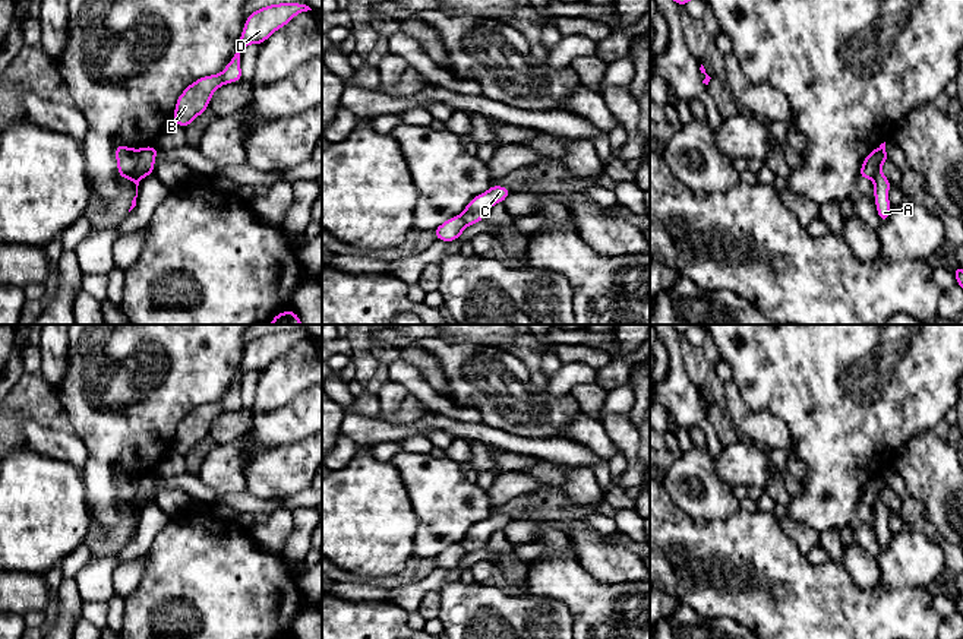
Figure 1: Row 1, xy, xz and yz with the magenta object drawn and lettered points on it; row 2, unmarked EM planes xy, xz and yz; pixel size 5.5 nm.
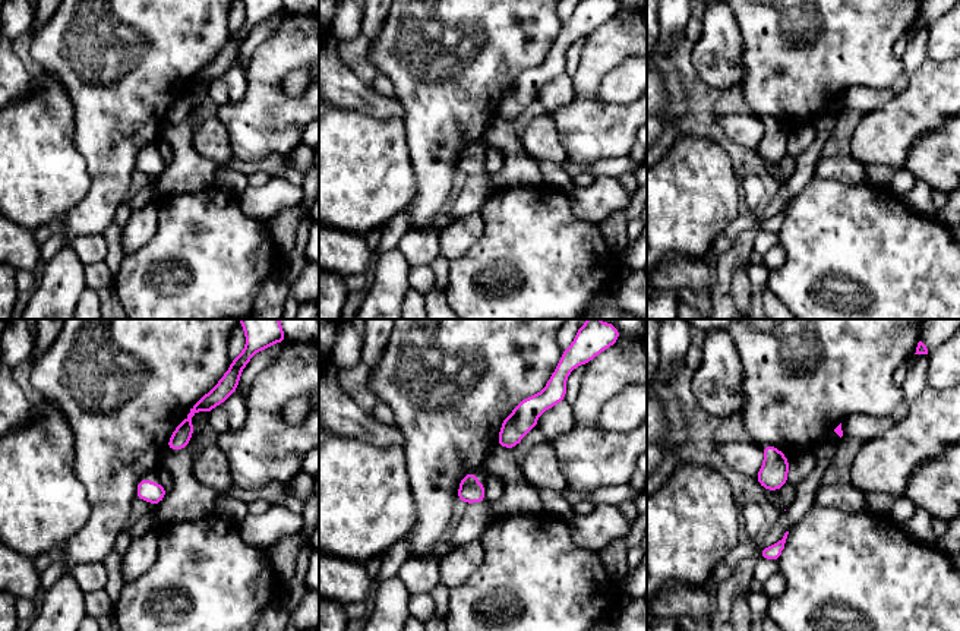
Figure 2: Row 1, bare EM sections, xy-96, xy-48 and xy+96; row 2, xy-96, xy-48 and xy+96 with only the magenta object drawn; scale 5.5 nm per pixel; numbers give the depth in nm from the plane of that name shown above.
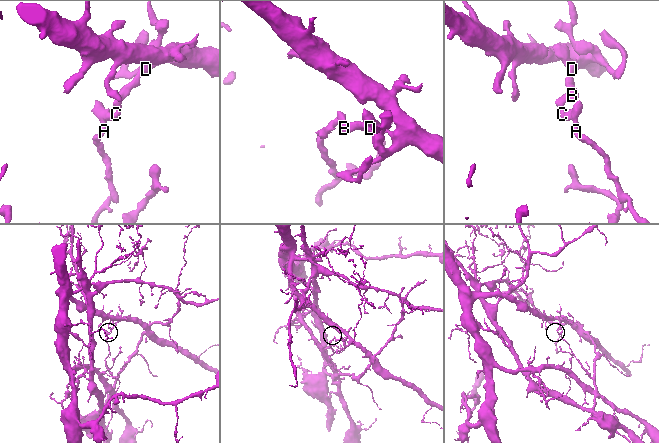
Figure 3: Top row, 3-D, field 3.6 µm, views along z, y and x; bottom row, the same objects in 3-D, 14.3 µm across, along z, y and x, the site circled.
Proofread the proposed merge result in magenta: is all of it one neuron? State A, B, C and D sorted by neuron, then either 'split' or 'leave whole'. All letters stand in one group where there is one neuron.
groups A / B C D; split

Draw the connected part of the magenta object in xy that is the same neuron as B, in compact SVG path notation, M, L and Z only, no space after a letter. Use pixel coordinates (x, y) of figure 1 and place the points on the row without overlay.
M303 330L269 332L250 341L244 349L237 377L220 402L199 405L177 426L173 450L186 456L208 434L212 421L222 412L243 407L240 382L246 373L265 370L275 358L284 355L294 344L312 338Z

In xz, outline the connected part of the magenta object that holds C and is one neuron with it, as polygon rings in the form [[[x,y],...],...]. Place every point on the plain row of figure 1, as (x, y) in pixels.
[[[499,512],[490,513],[487,519],[474,523],[460,544],[467,553],[482,550],[484,548],[482,542],[487,541],[495,531],[503,531],[511,519],[512,518],[508,515],[502,515]]]

